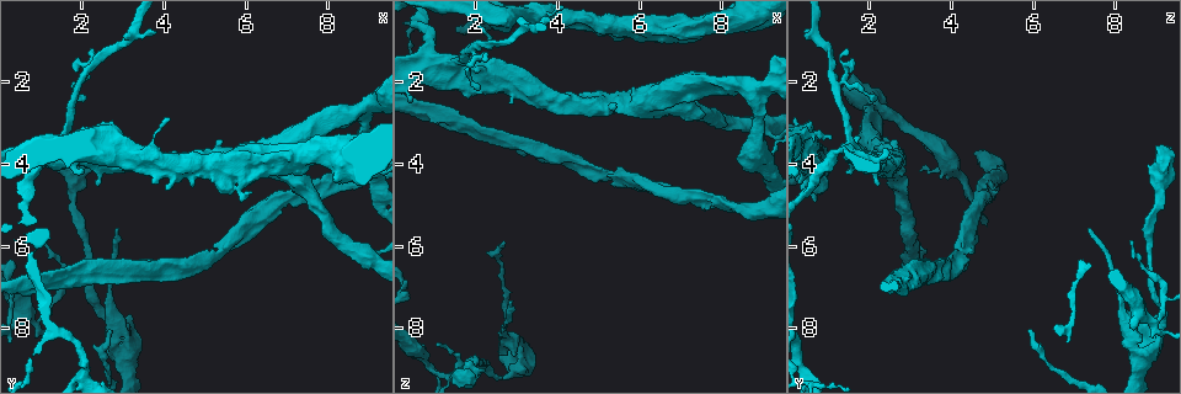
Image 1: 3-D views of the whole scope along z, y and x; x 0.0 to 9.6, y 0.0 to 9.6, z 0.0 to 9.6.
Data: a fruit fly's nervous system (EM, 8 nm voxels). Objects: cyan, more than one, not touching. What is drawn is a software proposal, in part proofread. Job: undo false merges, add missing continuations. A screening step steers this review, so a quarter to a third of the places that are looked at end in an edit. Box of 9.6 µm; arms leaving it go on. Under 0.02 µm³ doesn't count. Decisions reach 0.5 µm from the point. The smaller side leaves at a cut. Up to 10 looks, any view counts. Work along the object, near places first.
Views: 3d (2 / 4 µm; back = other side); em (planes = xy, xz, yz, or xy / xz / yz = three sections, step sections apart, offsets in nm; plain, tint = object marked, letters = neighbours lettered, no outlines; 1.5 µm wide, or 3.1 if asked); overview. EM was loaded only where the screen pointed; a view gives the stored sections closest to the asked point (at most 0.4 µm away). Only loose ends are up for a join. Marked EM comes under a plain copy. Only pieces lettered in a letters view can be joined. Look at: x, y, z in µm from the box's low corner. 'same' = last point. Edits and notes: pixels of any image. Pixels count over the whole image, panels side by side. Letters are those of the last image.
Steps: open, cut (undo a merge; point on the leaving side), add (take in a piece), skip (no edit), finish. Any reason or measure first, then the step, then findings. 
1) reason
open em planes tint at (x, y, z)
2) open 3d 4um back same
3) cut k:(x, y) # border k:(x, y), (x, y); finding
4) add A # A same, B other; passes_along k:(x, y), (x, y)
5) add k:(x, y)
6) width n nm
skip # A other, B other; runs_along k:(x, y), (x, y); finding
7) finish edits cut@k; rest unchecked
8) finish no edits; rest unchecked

a narrow waist
open em xz step 4 tint at (5.30, 6.30, 4.30)

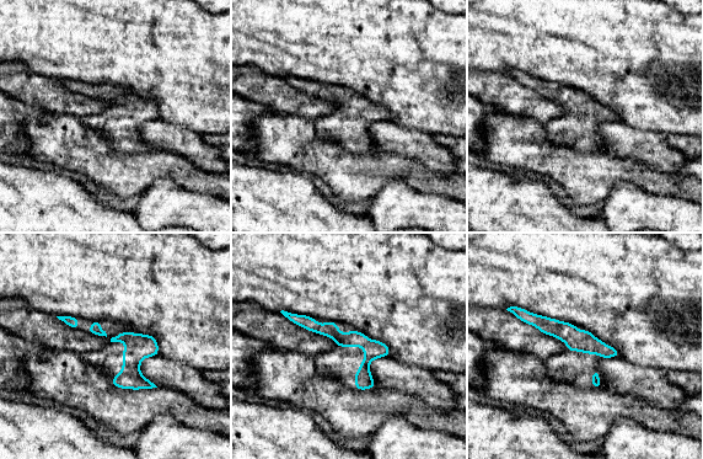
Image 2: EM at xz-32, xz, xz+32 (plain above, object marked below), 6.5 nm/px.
open em planes letters same

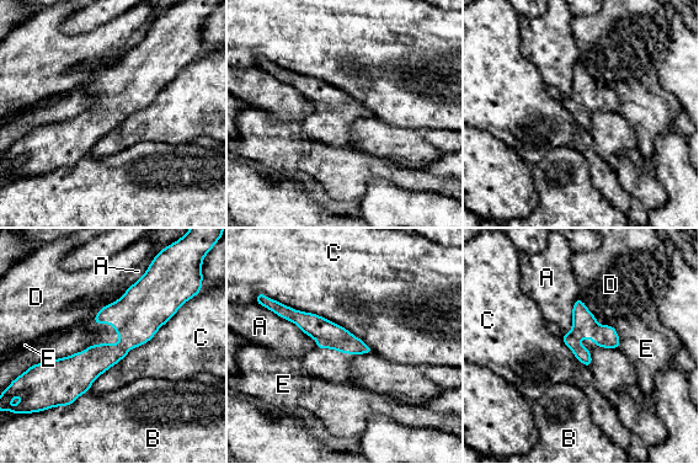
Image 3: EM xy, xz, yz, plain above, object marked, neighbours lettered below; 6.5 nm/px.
width 90 nm
skip # A other, B other, C other, D other, E other; border 3:(275, 299), (346, 328), (373, 352); all the same cell

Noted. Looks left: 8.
end of a long branch
open em planes letters at (2.80, 5.55, 7.35)

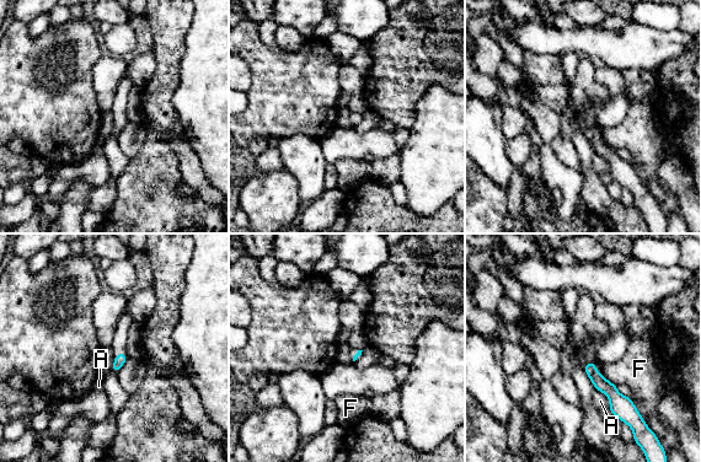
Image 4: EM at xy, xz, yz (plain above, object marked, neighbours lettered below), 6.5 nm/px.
skip # A other, F other; runs_along 4:(590, 365), (592, 372), (630, 408); no lettered piece goes on from it

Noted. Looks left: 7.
branch stops here
open em xy step 4 tint at (1.55, 3.60, 9.00)

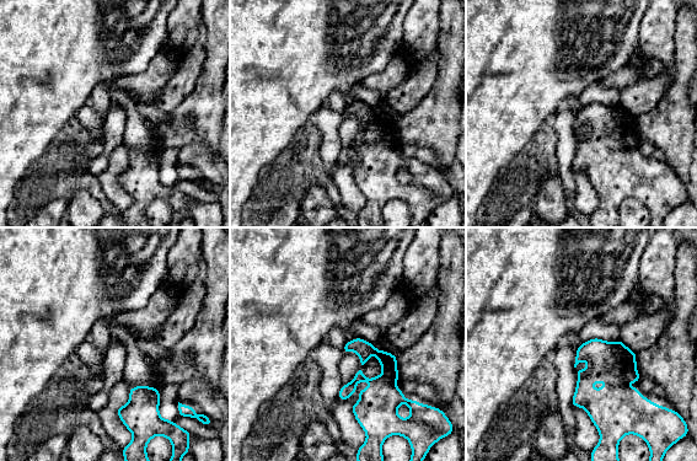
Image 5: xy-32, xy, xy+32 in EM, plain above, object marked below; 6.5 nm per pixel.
cut it another way
open em planes letters same

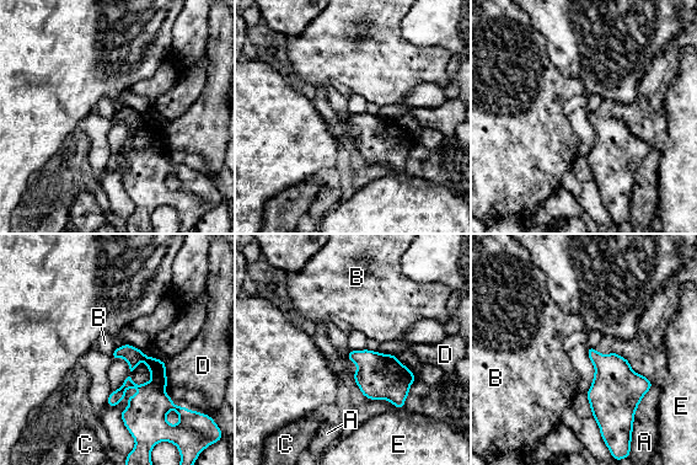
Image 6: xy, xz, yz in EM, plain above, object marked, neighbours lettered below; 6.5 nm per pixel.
skip # A other, B other, C other, D other, E other; border 6:(116, 348), (111, 356); none of them fits

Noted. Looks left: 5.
free end
open em xy step 8 letters at (5.95, 4.95, 0.60)

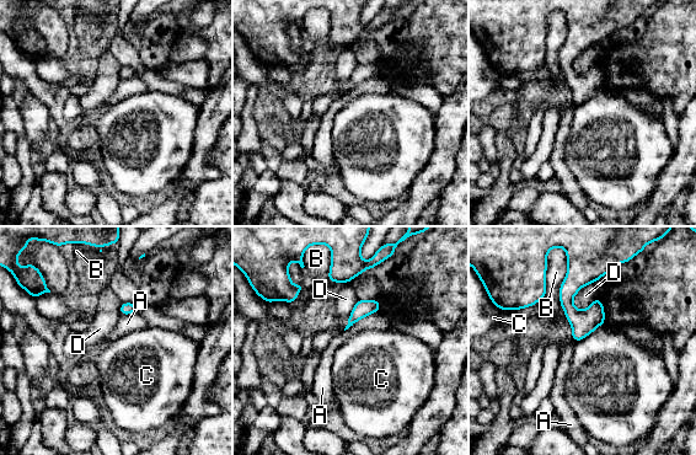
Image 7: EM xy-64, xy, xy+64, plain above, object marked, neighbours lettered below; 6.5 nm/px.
longest_contact B 300 nm
skip # A other, B other, C other, D other; runs_along 7:(597, 272), (568, 293), (577, 337); no lettered piece goes on from it

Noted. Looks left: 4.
finish no edits; rest unchecked

